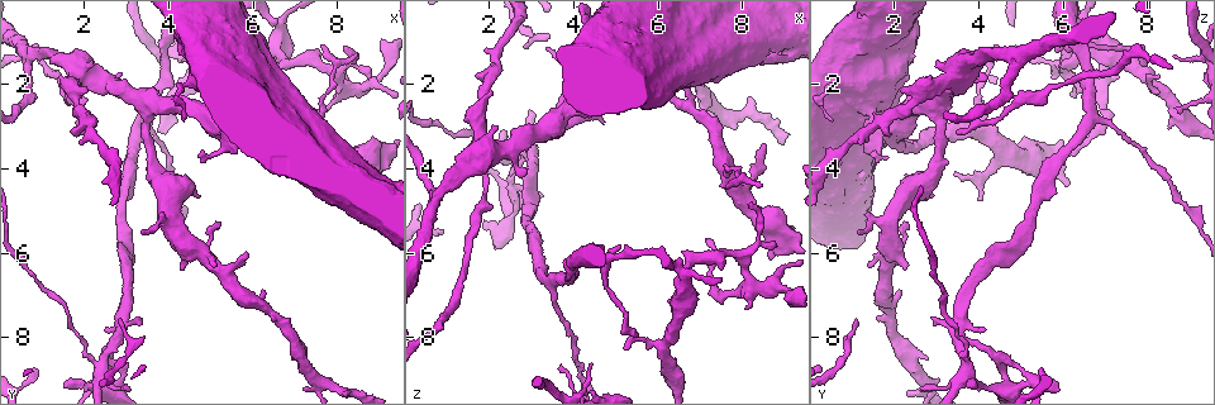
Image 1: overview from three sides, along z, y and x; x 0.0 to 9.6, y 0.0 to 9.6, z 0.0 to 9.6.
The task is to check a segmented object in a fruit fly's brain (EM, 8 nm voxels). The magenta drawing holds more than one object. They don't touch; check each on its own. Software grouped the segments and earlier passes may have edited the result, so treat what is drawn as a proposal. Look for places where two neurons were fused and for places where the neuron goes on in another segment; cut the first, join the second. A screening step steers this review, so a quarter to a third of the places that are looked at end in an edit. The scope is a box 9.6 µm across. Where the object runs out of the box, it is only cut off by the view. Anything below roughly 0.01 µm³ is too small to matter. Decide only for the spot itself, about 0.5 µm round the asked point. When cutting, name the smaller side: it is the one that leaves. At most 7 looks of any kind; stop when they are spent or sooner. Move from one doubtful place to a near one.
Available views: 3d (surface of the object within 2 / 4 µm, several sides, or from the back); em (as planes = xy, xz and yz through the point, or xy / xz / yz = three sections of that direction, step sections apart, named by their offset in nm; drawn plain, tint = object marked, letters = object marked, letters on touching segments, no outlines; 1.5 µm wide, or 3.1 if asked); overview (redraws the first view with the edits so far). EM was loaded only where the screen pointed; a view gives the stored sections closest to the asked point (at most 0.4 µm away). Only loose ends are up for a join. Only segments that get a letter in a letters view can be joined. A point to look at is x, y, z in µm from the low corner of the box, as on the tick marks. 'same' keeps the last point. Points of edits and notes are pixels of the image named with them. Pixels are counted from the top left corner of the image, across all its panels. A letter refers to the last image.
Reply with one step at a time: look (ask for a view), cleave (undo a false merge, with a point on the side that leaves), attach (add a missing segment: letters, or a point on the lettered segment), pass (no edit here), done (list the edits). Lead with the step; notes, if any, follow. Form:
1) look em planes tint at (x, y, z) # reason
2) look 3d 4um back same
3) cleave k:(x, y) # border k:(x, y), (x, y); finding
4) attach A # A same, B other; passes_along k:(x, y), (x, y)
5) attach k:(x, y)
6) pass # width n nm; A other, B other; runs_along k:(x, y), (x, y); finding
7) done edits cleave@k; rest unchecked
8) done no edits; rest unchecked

look em yz step 4 tint at (0.75, 8.65, 5.50) # tapers out

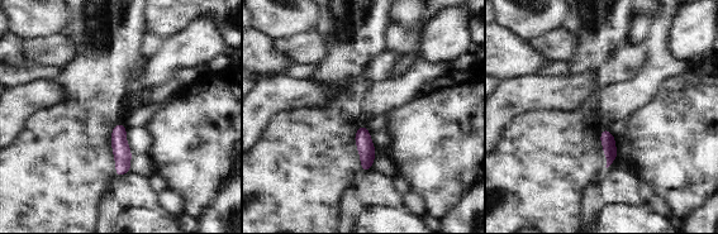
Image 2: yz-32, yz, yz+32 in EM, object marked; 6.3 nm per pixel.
look em planes letters same # cut it another way

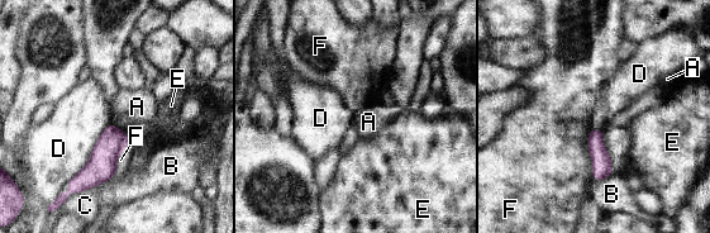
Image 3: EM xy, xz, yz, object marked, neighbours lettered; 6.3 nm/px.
pass # A other, B other, C other, D other, E other, F other; border 3:(110, 122), (87, 162), (63, 185); none of them fits

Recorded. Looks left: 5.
look em yz step 8 tint at (2.60, 1.95, 3.70) # thick turns thin

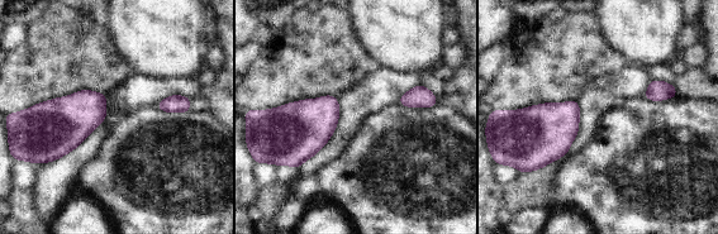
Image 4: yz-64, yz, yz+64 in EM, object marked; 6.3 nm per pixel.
look em planes letters same

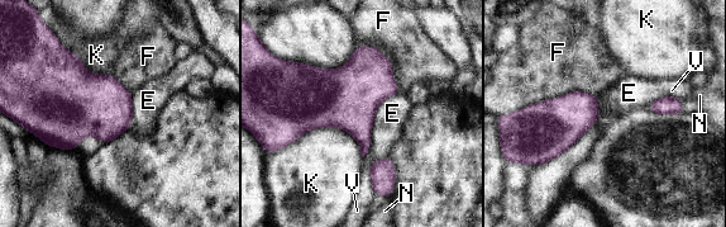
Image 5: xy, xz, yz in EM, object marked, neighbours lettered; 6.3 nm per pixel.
pass # width 180 nm; E other, F other, K other, N other, V other; border 5:(597, 95), (597, 119), (535, 166); all the same neuron

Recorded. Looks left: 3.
look em planes letters at (8.10, 1.85, 7.30) # free end

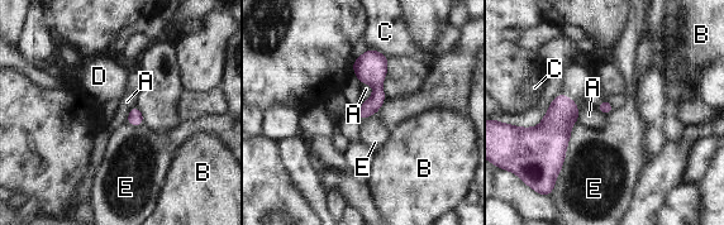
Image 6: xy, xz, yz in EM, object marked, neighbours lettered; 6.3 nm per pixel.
attach D # A other, B other, C other, D same, E other; passes_along 6:(553, 132), (568, 97), (577, 77); the neuron continues

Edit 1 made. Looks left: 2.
done edits attach@6; rest unchecked

